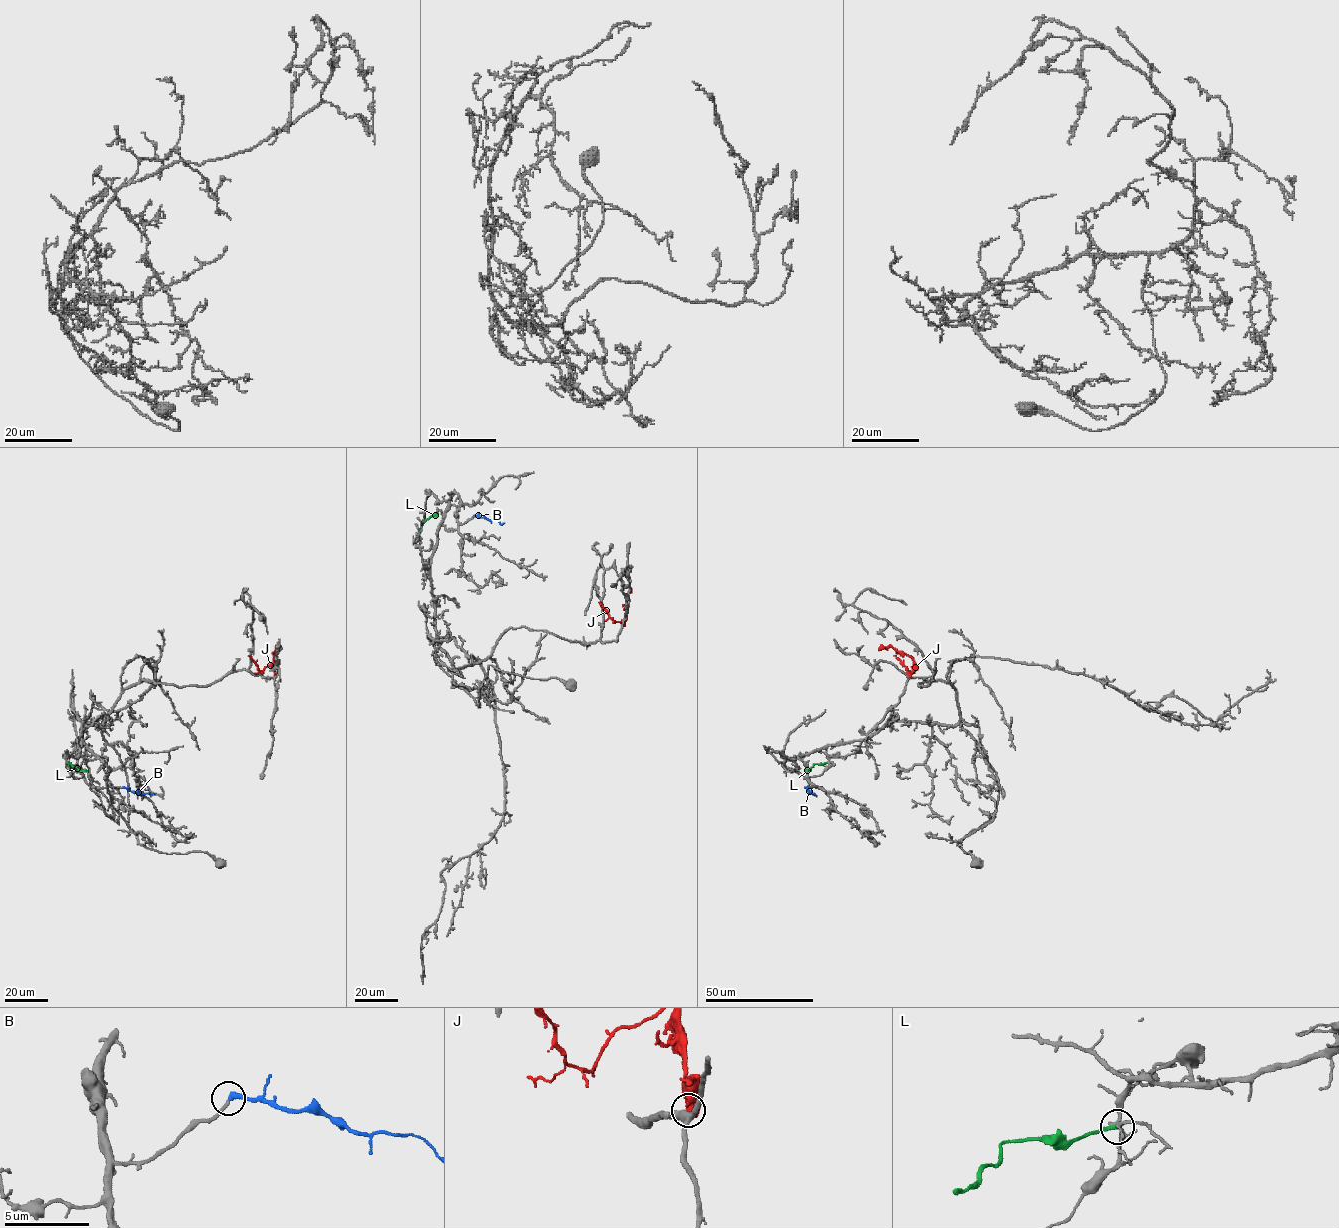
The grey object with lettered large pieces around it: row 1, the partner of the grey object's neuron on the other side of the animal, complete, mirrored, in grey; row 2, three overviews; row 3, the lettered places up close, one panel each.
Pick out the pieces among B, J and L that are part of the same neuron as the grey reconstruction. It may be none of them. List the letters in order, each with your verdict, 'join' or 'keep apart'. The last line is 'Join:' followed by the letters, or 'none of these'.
B: join
J: keep apart
L: keep apart
Join: B

